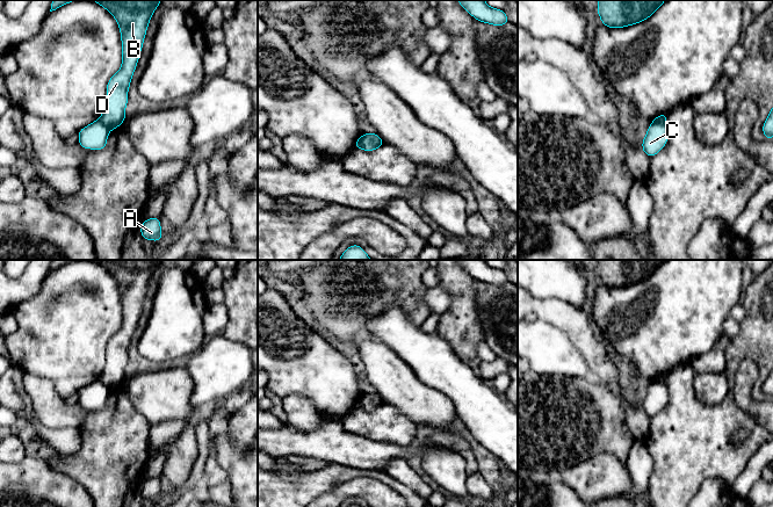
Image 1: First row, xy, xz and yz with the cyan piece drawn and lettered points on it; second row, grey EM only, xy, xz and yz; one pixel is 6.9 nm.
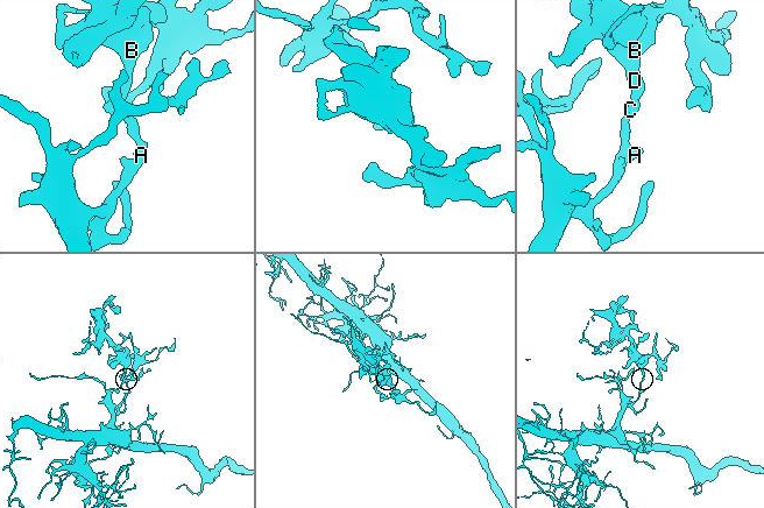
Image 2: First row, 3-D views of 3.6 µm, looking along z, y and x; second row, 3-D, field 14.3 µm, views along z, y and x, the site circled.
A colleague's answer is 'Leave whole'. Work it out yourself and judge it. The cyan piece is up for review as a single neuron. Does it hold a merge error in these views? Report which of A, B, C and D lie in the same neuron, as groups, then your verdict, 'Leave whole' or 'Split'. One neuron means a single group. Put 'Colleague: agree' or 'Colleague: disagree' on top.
Colleague: disagree
Groups: A C / B D. Split

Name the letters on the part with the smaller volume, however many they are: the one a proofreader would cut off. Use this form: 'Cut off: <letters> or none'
Cut off: B, D

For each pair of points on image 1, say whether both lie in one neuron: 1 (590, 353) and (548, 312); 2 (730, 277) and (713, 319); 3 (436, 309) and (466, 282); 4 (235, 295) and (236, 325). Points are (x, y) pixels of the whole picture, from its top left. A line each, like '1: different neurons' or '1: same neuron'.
1: same neuron
2: same neuron
3: different neurons
4: same neuron

